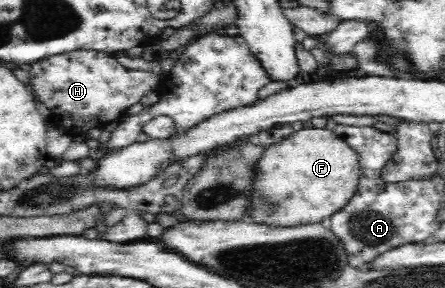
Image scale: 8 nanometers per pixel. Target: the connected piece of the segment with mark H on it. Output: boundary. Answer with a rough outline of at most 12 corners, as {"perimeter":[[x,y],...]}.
{"perimeter":[[73,51],[31,65],[51,125],[104,127],[163,74]]}

